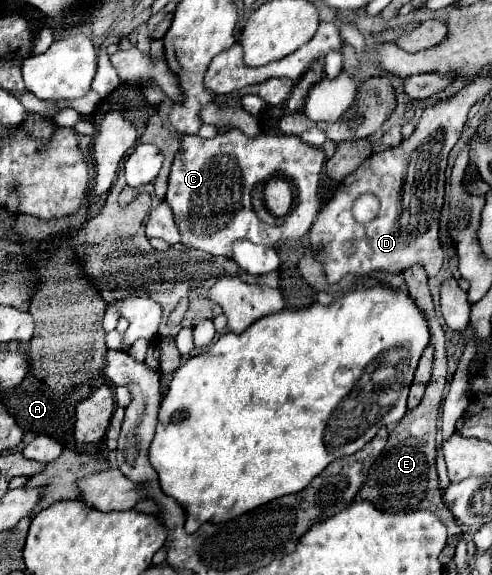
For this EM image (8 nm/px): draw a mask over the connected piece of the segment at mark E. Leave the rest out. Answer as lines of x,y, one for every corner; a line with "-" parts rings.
411,267
403,273
407,287
411,291
411,297
415,299
415,305
425,313
429,319
429,329
431,329
431,347
435,349
435,359
433,359
433,371
431,371
431,381
425,389
425,397
415,407
413,411
407,411
407,415
399,421
399,425
389,433
387,447
383,453
377,457
373,463
365,485
361,487
359,495
355,501
369,501
373,503
379,511
383,513
409,513
409,511
437,511
441,505
441,487
437,481
437,467
435,467
435,457
437,457
437,447
435,447
435,423
437,423
437,411
445,387
445,375
447,375
447,363
445,363
445,343
443,343
443,327
439,325
431,301
431,293
427,289
427,275
423,267

